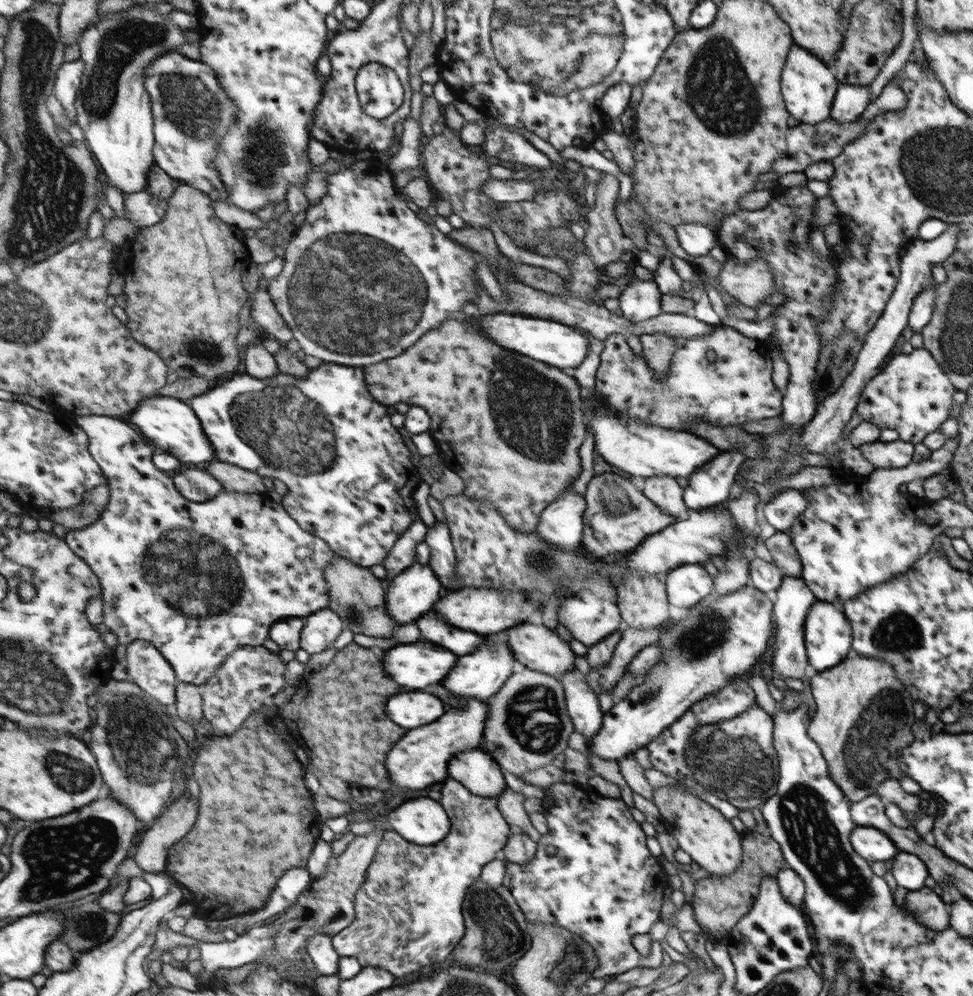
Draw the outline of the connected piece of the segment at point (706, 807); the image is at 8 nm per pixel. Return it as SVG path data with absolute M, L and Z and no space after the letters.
M670 785L653 790L653 795L652 801L663 816L662 829L674 836L679 848L691 856L696 864L716 876L728 876L741 868L744 846L740 846L740 842L744 841L740 840L740 834L732 828L722 812L698 796L676 790Z

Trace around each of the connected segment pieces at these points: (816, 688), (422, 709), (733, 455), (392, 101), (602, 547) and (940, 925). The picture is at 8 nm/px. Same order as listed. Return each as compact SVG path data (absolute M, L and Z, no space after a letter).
M852 652L836 667L811 672L810 687L816 713L809 736L819 744L830 765L830 777L842 788L850 802L860 802L876 794L886 779L900 779L897 756L915 739L912 727L917 719L911 693L898 679L892 663L878 657Z
M402 692L389 698L385 712L395 724L412 730L438 720L444 714L444 704L428 692Z
M732 448L718 453L709 463L706 462L705 466L694 471L694 474L689 476L688 486L683 489L683 499L687 508L698 511L725 502L735 485L740 466L746 459L747 456L742 449Z
M378 62L358 69L357 91L364 113L374 119L385 119L403 103L403 86L396 71Z
M611 472L598 474L588 482L585 493L586 510L583 523L586 529L582 535L583 550L594 553L594 556L606 556L614 552L626 554L636 550L650 536L662 531L678 518L654 504L645 494L642 494L630 480Z
M929 887L908 891L903 905L910 915L914 915L920 923L930 929L942 931L948 926L951 916L949 899L945 895L934 894Z

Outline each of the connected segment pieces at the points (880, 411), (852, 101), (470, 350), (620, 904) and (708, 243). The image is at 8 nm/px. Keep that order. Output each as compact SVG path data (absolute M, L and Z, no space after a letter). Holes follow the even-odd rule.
M915 348L910 355L902 352L889 358L886 367L873 376L861 394L857 412L879 429L890 427L898 431L899 439L912 444L923 442L926 434L940 429L940 424L948 420L956 387L944 368L929 350Z
M840 83L836 99L833 101L830 119L850 122L858 119L870 104L868 86Z
M467 309L454 312L450 318L442 322L440 328L434 328L422 335L418 343L410 347L402 355L391 359L386 359L364 367L365 380L372 396L386 407L398 403L406 403L410 406L421 406L428 411L431 418L431 426L428 432L433 436L438 452L441 454L442 466L450 468L462 478L466 486L464 494L470 499L480 499L480 501L490 501L498 512L506 518L506 523L510 527L519 531L534 531L540 525L542 511L550 506L560 494L563 494L569 486L572 486L574 478L580 474L580 456L578 450L580 444L584 442L586 428L584 428L584 418L582 418L582 400L580 400L580 386L576 384L576 378L568 376L562 369L550 366L538 360L532 360L523 355L517 355L514 351L498 347L494 342L486 339L485 334L476 330L475 318L479 312L476 309Z
M557 782L554 785L550 785L546 788L543 801L545 802L544 814L550 832L541 836L537 842L536 856L526 866L507 861L506 874L504 874L503 885L512 890L513 896L517 897L521 911L525 913L526 920L528 920L529 924L534 921L540 921L544 925L560 925L560 927L564 927L582 937L588 945L592 945L596 949L599 961L598 969L592 977L613 977L636 967L660 967L663 960L666 960L666 944L652 941L652 951L646 956L646 952L642 952L642 948L638 948L638 936L650 936L650 932L654 932L654 926L658 924L658 920L662 920L662 916L666 916L666 908L662 908L662 904L666 904L666 888L670 888L670 875L666 873L666 864L662 864L662 855L654 856L654 852L650 852L650 836L646 836L646 828L642 828L642 824L638 823L638 816L634 816L634 808L631 808L630 804L626 804L626 800L622 800L622 796L618 799L615 799L614 796L603 796L602 792L597 792L594 788L583 786L579 783L565 784ZM548 846L556 848L554 855L548 854Z
M697 223L679 225L675 227L675 234L681 248L692 257L709 255L718 242L714 232Z

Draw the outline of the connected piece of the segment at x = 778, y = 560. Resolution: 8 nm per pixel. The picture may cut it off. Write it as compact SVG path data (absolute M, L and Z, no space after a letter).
M778 531L777 534L766 540L766 547L772 553L774 564L784 576L801 578L803 571L801 558L788 532Z

